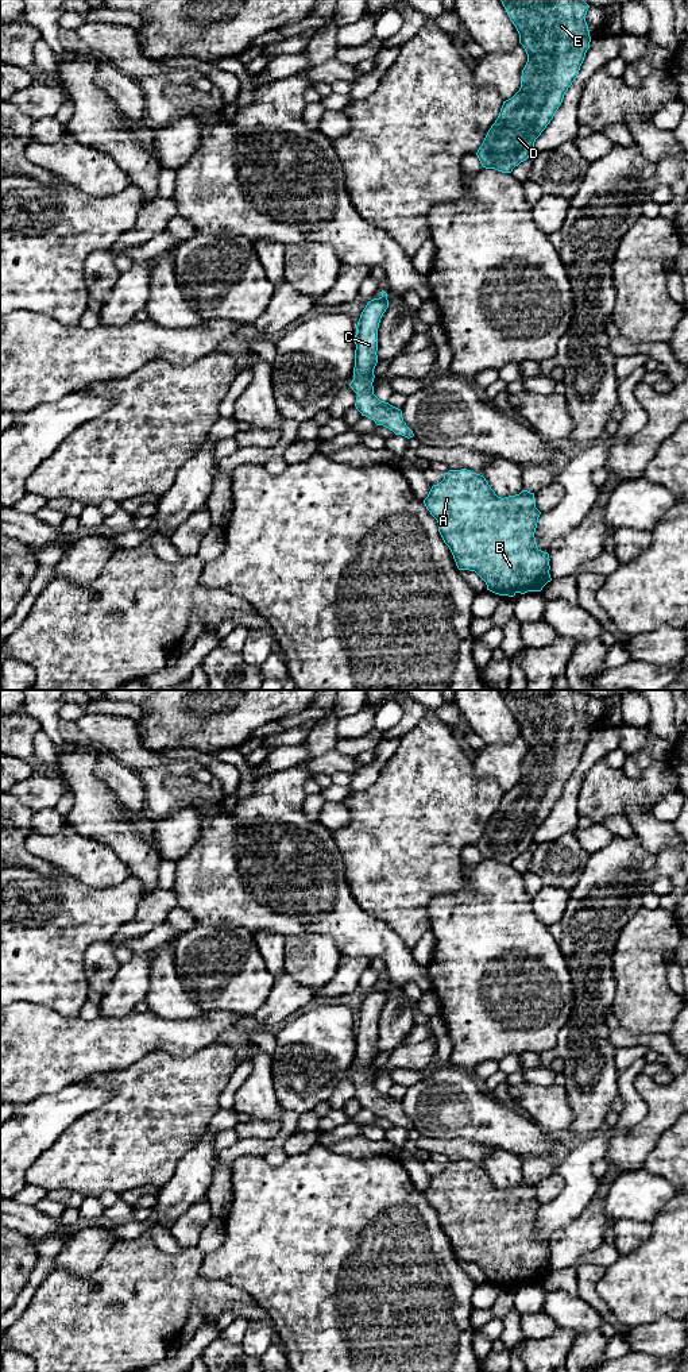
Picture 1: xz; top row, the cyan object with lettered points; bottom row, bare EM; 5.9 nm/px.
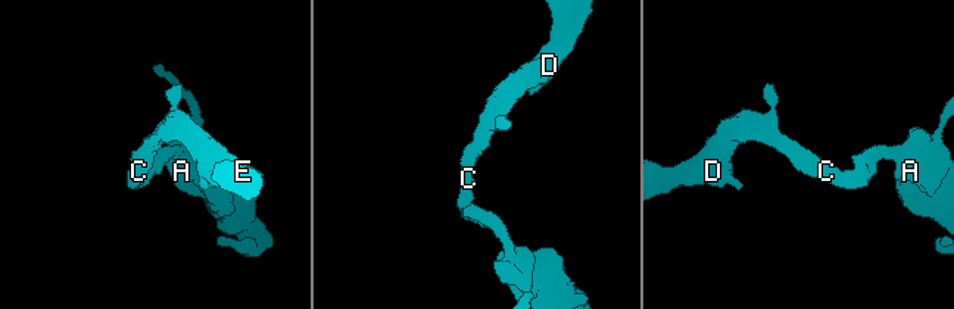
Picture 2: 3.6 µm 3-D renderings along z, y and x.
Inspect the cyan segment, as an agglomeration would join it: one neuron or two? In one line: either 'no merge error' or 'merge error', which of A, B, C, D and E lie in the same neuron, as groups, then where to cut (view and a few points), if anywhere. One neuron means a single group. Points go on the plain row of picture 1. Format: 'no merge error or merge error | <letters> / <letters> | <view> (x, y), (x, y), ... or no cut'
no merge error | A B C D E | no cut

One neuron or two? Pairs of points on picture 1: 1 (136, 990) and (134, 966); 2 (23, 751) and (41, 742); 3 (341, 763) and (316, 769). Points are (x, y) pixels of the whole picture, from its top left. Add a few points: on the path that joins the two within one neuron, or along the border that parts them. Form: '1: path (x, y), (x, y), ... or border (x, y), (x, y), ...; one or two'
1: path (134, 985), (134, 971); one
2: border (41, 727), (34, 736), (34, 755), (53, 769); two
3: path (335, 763), (323, 764); one

